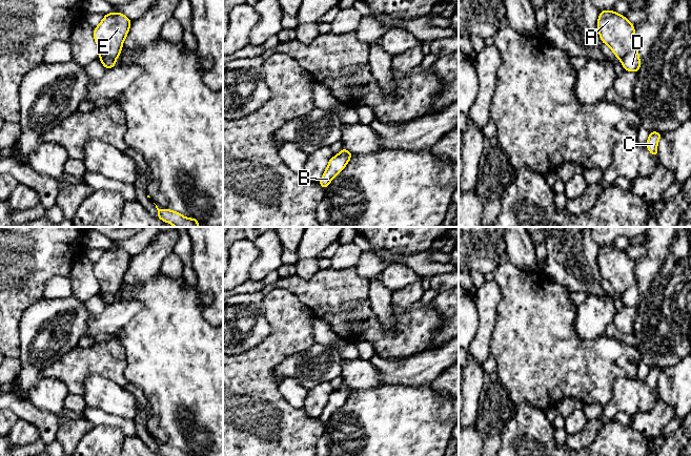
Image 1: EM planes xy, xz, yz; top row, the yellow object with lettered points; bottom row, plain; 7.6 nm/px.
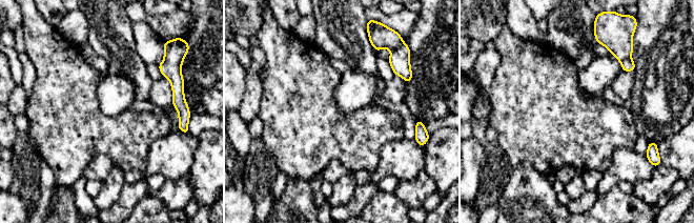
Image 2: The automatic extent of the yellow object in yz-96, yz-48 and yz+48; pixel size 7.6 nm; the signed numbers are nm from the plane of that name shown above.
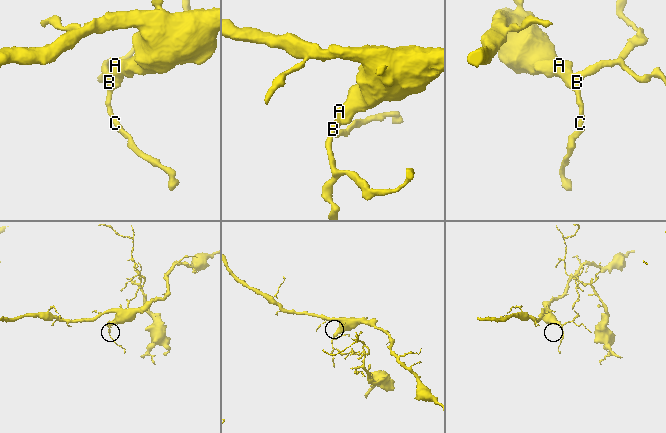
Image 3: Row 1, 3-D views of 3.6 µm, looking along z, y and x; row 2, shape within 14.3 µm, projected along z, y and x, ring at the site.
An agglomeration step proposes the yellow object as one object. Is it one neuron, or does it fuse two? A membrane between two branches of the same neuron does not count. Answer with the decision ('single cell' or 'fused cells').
fused cells

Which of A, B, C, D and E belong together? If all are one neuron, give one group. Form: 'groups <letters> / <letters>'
groups A E / B C D

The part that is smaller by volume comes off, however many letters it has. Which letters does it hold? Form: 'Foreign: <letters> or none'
Foreign: B, C, D

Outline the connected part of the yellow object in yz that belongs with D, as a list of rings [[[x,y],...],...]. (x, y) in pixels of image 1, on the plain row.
[[[634,283],[631,287],[626,289],[621,294],[621,298],[625,306],[637,308],[641,304],[641,295],[637,284]]]

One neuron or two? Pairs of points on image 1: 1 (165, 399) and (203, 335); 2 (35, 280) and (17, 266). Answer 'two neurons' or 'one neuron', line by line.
1: one neuron
2: one neuron

